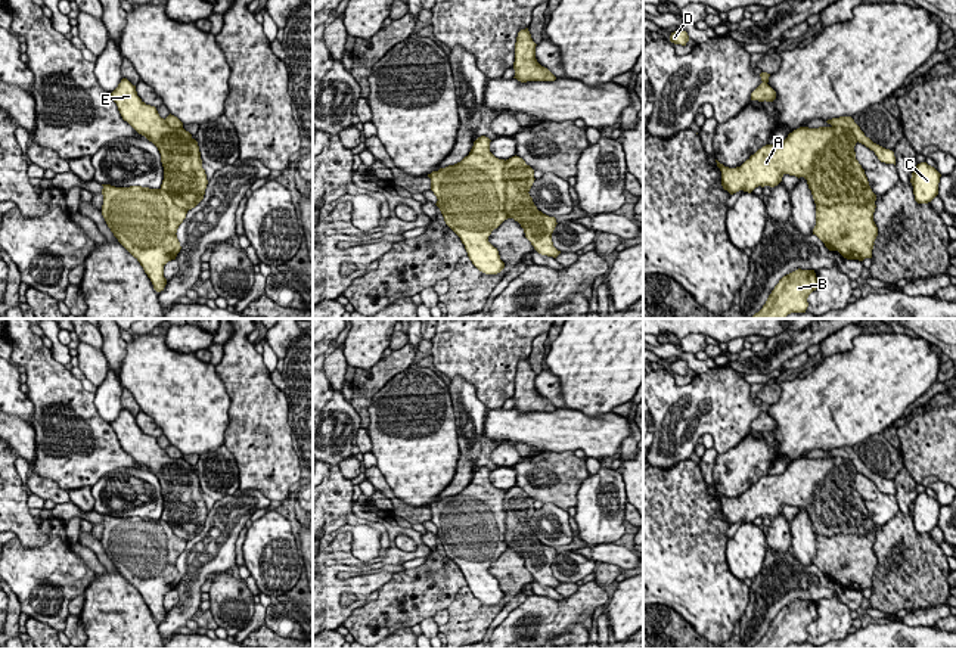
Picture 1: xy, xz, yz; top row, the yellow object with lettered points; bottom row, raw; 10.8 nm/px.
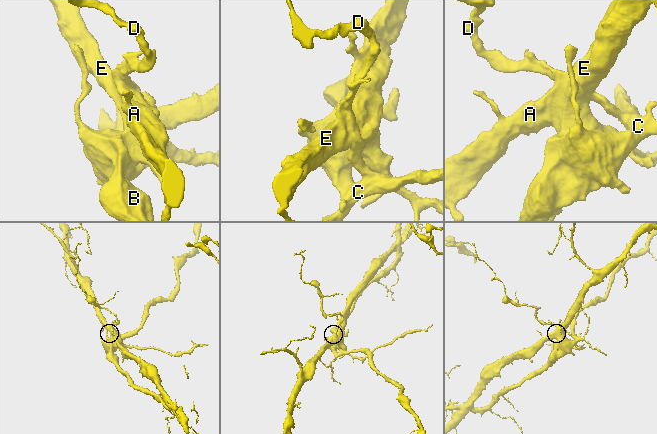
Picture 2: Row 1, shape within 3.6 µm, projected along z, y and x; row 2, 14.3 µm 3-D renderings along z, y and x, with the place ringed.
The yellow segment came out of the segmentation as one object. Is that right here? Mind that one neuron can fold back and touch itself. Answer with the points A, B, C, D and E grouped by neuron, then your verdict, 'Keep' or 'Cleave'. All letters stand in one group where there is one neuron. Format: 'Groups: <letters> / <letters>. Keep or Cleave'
Groups: A E / B C D. Cleave

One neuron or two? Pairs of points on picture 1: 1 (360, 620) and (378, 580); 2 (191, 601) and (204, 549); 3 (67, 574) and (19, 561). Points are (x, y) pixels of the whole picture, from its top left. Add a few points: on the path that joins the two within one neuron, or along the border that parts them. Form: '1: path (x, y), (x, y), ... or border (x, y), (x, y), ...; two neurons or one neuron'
1: border (366, 604), (359, 606), (343, 623); two neurons
2: path (191, 587), (196, 562); one neuron
3: path (55, 574), (31, 573); one neuron

